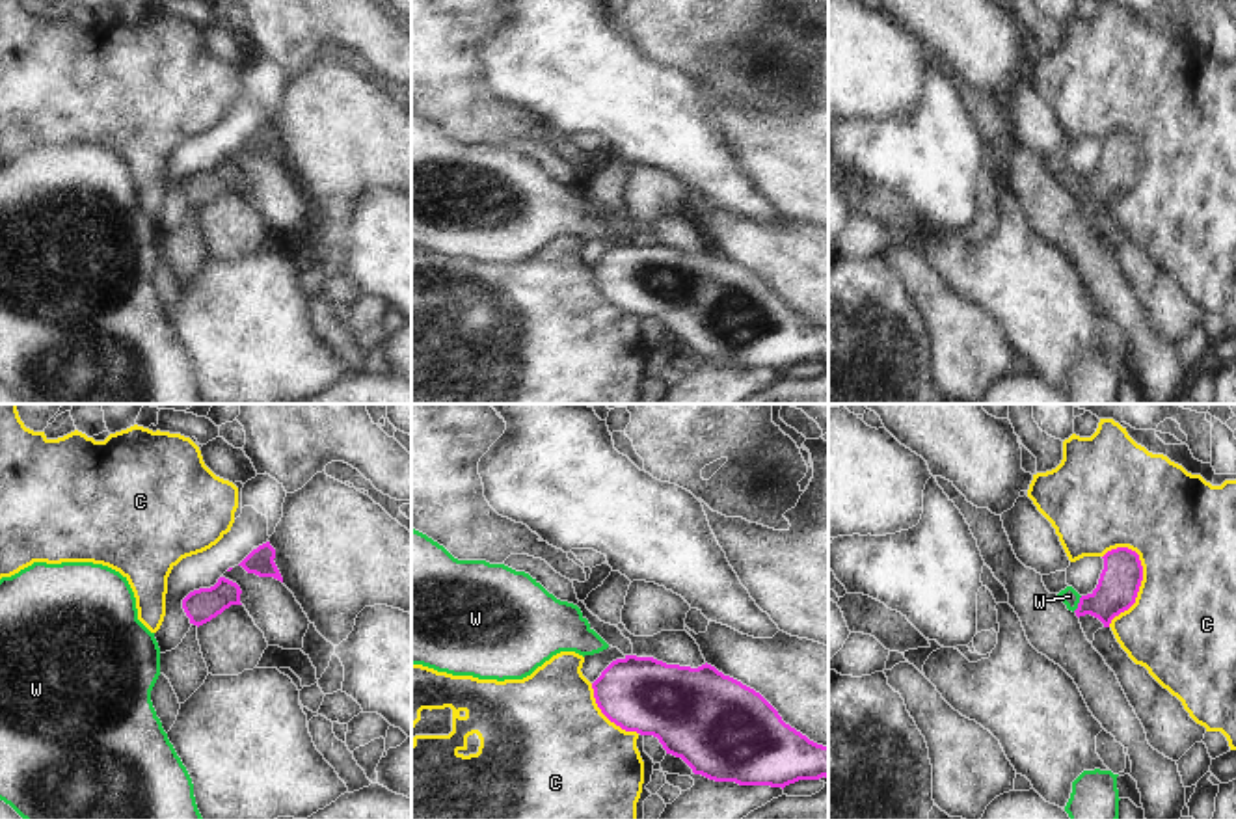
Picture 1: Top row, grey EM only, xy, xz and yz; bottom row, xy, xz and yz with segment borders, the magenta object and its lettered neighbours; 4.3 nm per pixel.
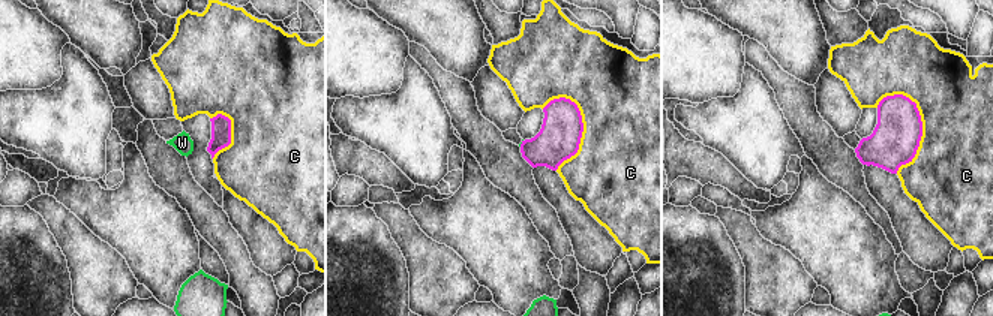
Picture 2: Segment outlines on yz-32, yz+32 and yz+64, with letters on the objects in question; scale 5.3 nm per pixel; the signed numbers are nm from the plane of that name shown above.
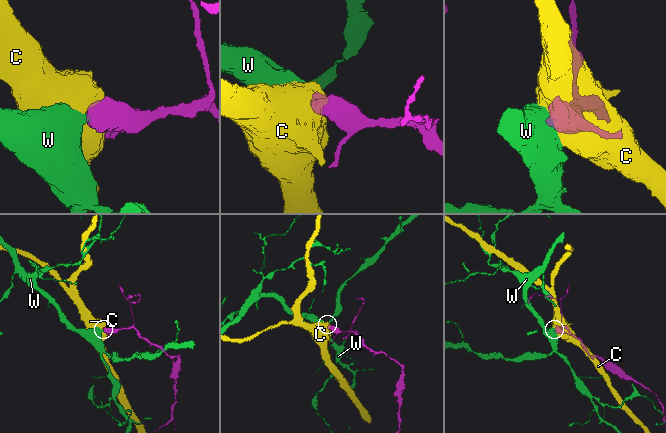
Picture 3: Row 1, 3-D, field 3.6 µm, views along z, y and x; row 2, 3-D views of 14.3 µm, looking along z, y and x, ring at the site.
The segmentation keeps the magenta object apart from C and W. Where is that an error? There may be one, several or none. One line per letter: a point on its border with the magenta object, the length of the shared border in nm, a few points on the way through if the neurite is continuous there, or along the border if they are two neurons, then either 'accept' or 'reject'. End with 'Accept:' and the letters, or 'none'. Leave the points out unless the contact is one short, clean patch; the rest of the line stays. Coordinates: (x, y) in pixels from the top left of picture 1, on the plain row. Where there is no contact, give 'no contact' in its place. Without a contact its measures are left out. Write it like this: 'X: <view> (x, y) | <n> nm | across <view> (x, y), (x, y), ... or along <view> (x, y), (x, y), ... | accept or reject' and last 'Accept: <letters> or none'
C: yz (1140, 168) | 360 nm | reject
W: yz (1078, 187) | 80 nm | across yz (1121, 161), (1095, 187), (1078, 187), (1069, 179) | accept
Accept: W

